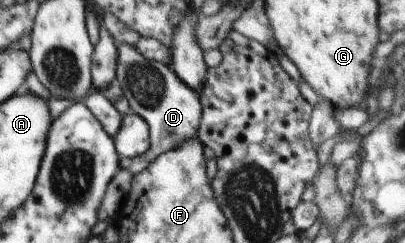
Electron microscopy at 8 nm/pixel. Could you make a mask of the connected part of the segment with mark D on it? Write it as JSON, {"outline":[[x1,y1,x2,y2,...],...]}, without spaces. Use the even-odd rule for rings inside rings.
{"outline":[[116,42,118,65,116,82,128,99,131,111,146,120,149,125,150,149,134,159,121,158,120,170,128,169,132,174,144,171,162,153,178,149,186,139,196,139,202,119,202,104,199,93,192,91,171,66,142,57,135,47]]}

